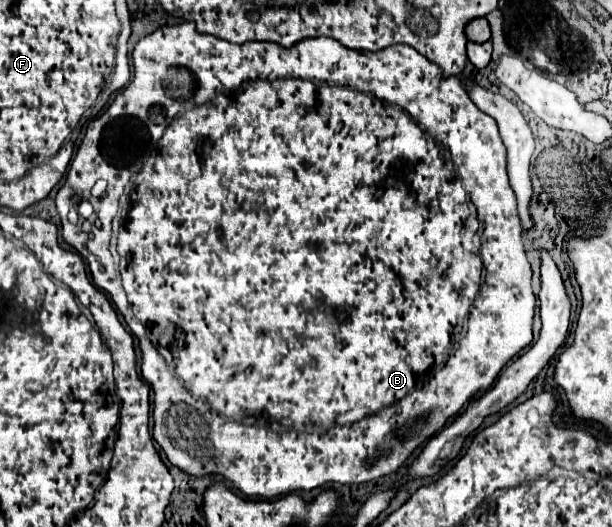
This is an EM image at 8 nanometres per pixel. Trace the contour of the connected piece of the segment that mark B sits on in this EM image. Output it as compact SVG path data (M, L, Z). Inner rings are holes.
M194 22L162 26L144 36L132 50L132 62L134 78L116 94L118 110L114 110L114 122L106 122L106 118L102 118L102 122L98 122L98 118L90 122L80 150L68 166L64 186L58 190L56 210L62 220L62 238L76 250L76 228L72 228L68 220L72 198L86 198L96 208L88 234L84 234L82 224L78 224L80 256L90 268L92 282L112 296L118 312L140 342L140 372L154 388L152 436L172 466L190 476L222 476L242 494L262 498L282 496L290 490L314 490L326 484L364 484L376 480L396 472L410 454L442 430L462 406L478 396L478 392L486 392L500 370L532 342L536 298L530 284L532 270L526 266L520 236L522 226L516 210L516 196L506 174L506 146L494 118L474 106L460 78L444 78L434 62L426 62L422 54L406 44L388 46L386 50L378 50L378 54L342 48L332 38L302 40L292 48L274 46L272 42L234 46L210 34L200 34ZM124 166L136 174L130 190L130 210L118 234L118 254L124 276L124 282L120 282L120 272L114 266L108 242L118 200L132 176L122 176L122 170L126 170ZM96 180L104 180L104 186L96 188ZM468 202L474 202L476 216L470 214ZM480 222L484 224L482 236L478 232ZM484 262L482 296L478 296Z

